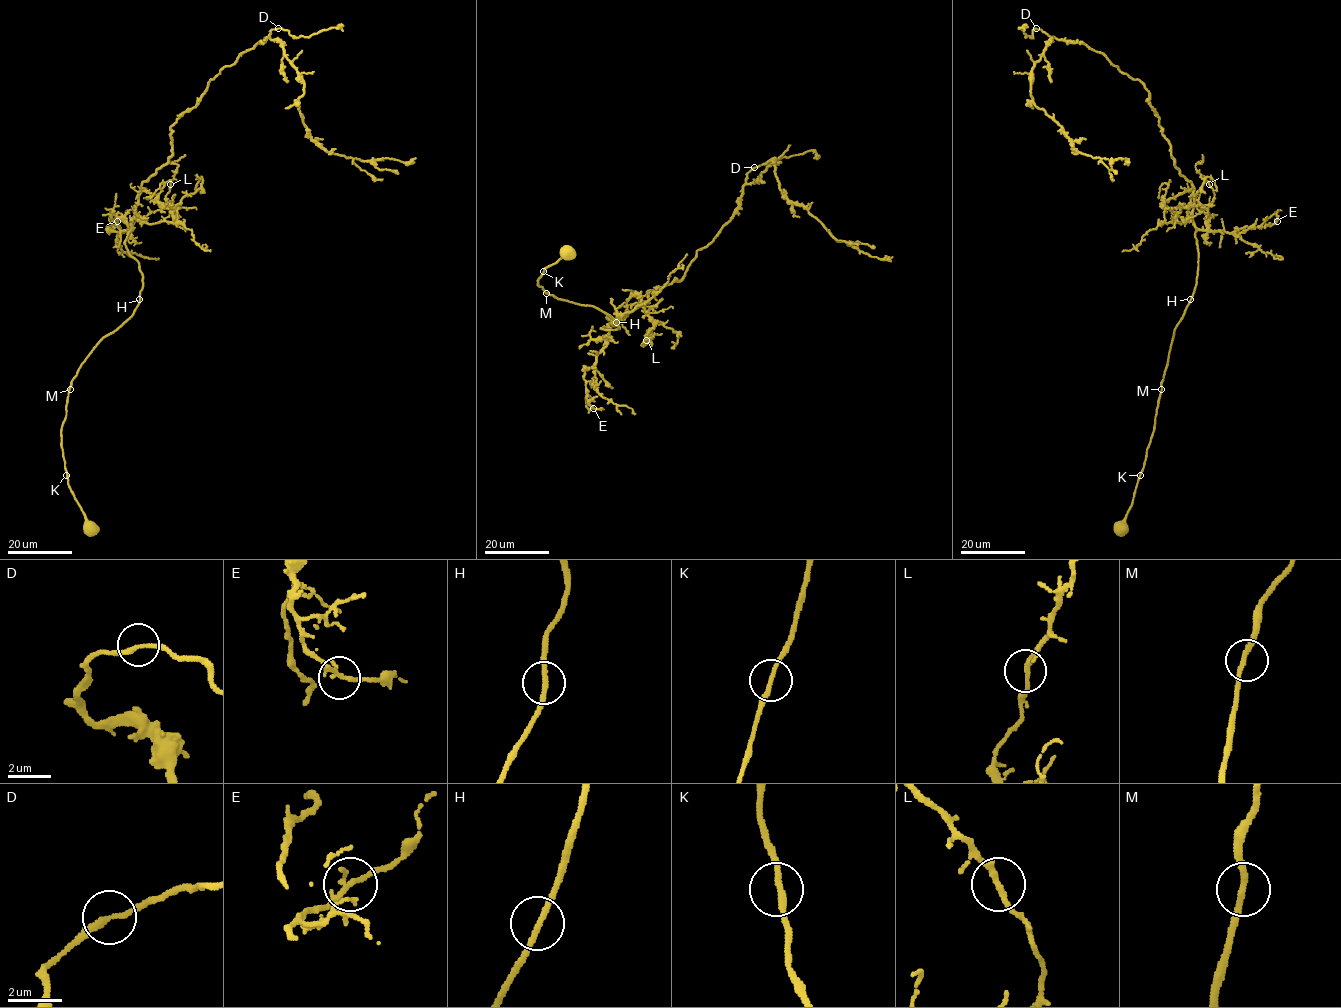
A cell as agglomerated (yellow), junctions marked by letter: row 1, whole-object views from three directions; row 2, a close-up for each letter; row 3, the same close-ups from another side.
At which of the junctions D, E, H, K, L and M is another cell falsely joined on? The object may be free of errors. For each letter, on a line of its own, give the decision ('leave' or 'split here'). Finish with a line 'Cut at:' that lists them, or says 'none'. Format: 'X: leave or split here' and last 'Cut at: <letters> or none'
D: leave
E: leave
H: leave
K: leave
L: leave
M: leave
Cut at: none

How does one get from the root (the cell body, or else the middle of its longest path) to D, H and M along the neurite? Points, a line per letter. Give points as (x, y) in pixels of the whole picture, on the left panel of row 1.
D: (89, 529), (61, 431), (78, 369), (139, 300), (125, 239), (140, 186), (208, 83), (278, 28)
H: (89, 529), (68, 484), (62, 454), (61, 431), (68, 392), (91, 350), (132, 314), (139, 299)
M: (89, 529), (85, 513), (68, 484), (62, 454), (61, 431), (70, 389)

